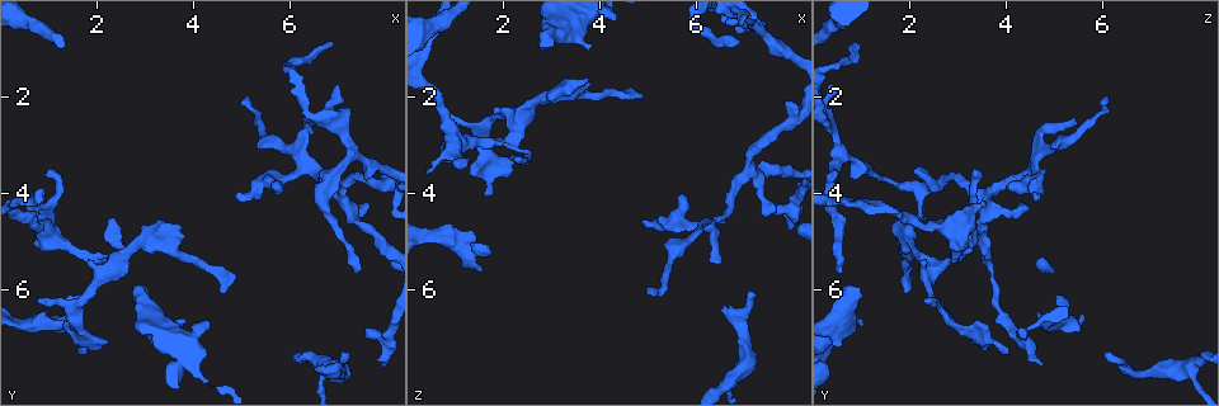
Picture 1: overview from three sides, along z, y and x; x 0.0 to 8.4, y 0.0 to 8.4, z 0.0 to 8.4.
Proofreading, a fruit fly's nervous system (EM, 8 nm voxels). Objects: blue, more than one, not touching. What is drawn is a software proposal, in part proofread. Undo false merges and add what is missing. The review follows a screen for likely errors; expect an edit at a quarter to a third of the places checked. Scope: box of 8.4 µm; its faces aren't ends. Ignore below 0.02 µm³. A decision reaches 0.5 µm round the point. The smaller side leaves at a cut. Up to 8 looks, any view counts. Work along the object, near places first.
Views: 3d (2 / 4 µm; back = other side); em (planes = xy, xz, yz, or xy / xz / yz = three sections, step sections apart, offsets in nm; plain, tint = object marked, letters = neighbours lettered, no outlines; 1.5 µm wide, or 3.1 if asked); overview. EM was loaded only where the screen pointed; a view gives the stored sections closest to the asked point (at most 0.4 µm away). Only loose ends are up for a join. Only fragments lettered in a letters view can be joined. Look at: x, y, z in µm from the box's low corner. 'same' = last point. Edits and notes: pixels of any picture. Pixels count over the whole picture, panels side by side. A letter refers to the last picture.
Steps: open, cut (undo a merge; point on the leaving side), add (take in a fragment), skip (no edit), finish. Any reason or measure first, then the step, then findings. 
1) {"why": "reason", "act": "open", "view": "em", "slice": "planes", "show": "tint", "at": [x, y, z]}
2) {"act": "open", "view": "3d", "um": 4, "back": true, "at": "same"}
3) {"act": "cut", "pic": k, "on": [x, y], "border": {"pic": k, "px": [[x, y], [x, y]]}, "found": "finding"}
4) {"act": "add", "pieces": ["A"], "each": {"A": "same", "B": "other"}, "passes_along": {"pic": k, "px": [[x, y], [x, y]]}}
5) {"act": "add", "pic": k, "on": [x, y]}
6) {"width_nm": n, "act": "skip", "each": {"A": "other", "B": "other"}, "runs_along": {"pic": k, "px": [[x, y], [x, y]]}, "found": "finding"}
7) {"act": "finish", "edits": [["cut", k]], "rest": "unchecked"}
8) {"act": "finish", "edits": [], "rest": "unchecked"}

{"why": "long arm stops here", "act": "open", "view": "em", "slice": "planes", "show": "letters", "at": [6.90, 0.95, 0.95]}

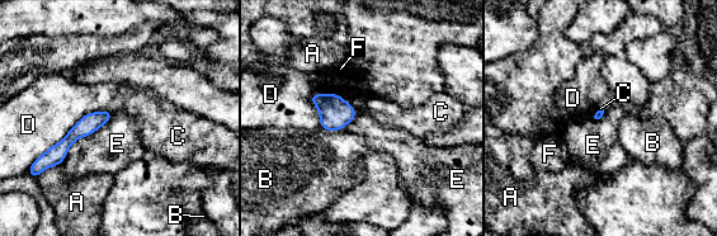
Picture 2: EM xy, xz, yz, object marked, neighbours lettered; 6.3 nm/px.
{"longest_contact_nm": ["D", 550], "act": "skip", "each": {"A": "other", "B": "other", "C": "other", "D": "other", "E": "other", "F": "other"}, "border": {"pic": 2, "px": [[112, 113], [57, 165]]}, "found": "none of them fits"}

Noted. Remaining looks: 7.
{"why": "stops while still wide", "act": "open", "view": "3d", "um": 4, "at": [3.00, 5.95, 0.95]}

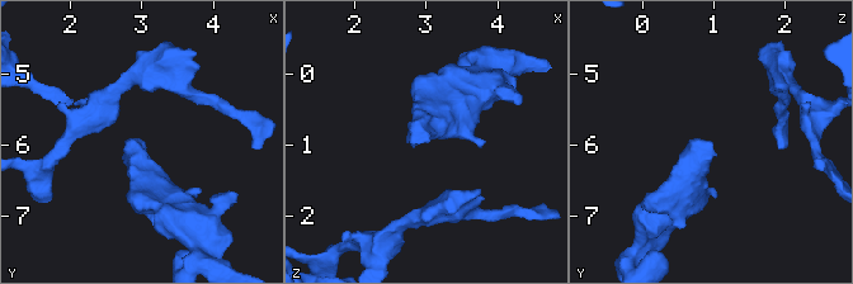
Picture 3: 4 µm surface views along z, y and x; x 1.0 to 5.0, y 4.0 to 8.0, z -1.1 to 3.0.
{"why": "now the EM", "act": "open", "view": "em", "slice": "planes", "show": "letters", "at": [3.05, 5.95, 0.95]}

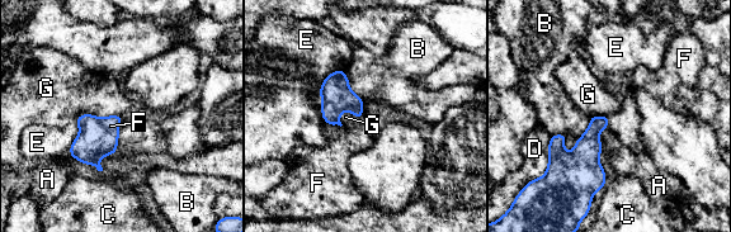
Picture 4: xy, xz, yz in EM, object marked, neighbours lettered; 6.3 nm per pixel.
{"longest_contact_nm": ["G", 300], "act": "add", "pieces": ["F"], "each": {"A": "other", "B": "other", "C": "other", "D": "other", "E": "other", "F": "same", "G": "other"}, "found": "the neuron continues"}

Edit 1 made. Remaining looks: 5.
{"act": "open", "view": "overview"}

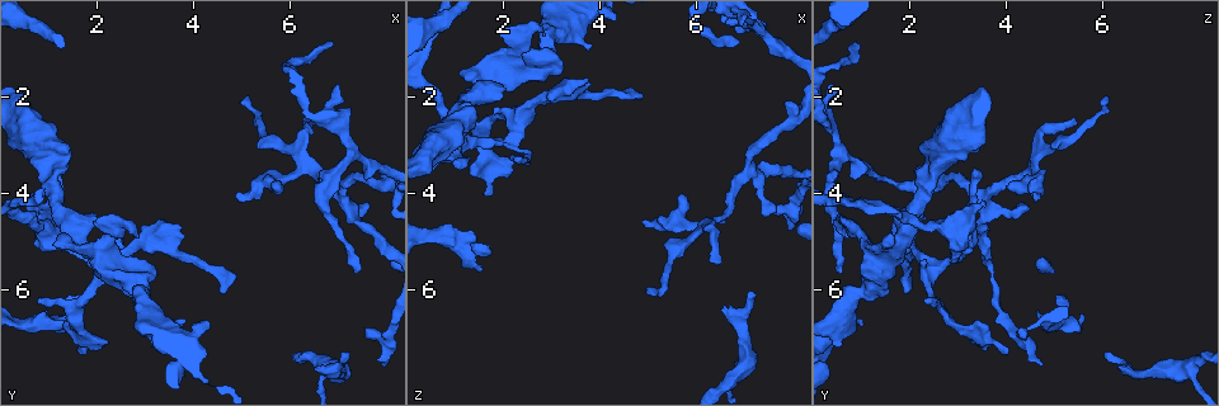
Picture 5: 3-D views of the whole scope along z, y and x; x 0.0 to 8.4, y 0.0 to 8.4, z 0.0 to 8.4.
{"why": "tapers out", "act": "open", "view": "3d", "um": 2, "at": [5.05, 2.05, 6.05]}

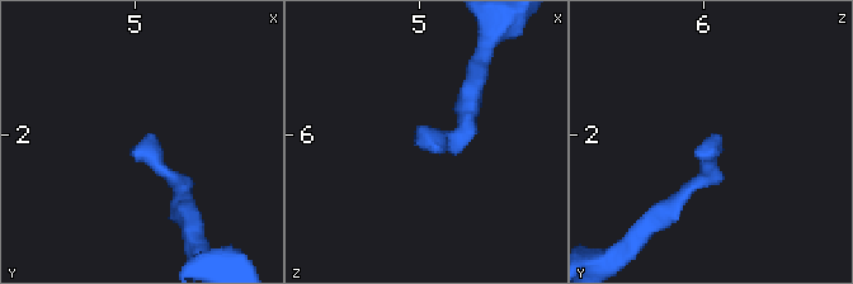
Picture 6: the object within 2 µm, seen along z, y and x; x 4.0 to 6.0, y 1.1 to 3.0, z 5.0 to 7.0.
{"act": "open", "view": "em", "slice": "planes", "show": "tint", "at": [5.12, 1.98, 6.08]}

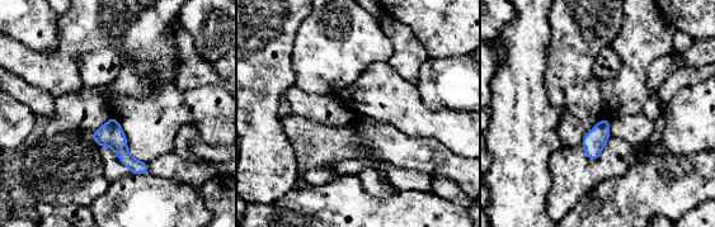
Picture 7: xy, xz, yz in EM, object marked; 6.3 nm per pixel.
{"why": "see the neighbours", "act": "open", "view": "em", "slice": "planes", "show": "letters", "at": "same"}

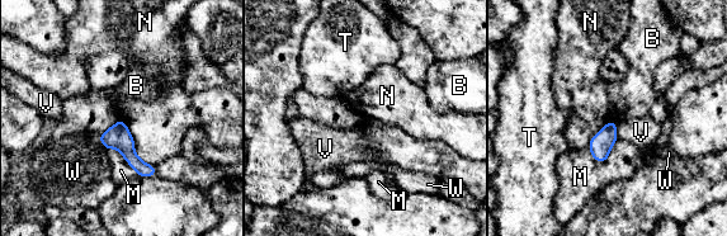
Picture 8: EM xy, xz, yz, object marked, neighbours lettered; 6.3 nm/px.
{"width_nm": 140, "act": "skip", "each": {"B": "other", "M": "other", "N": "other", "T": "other", "V": "other", "W": "other"}, "border": {"pic": 8, "px": [[119, 118], [133, 151], [154, 166]]}, "found": "no lettered fragment goes on from it"}

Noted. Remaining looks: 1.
{"act": "finish", "edits": [["add", 4]], "rest": "unchecked"}

